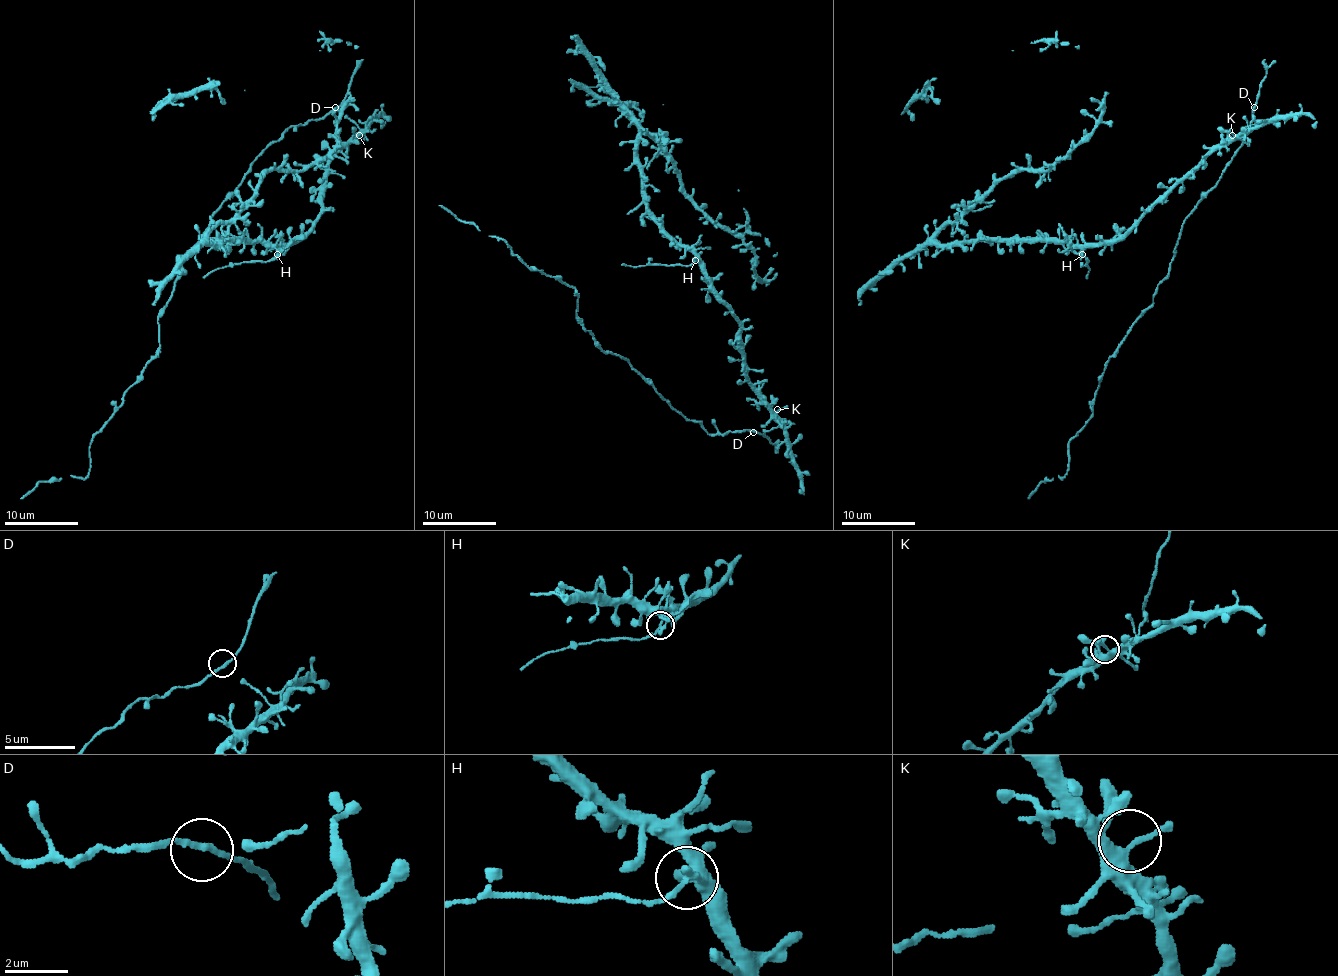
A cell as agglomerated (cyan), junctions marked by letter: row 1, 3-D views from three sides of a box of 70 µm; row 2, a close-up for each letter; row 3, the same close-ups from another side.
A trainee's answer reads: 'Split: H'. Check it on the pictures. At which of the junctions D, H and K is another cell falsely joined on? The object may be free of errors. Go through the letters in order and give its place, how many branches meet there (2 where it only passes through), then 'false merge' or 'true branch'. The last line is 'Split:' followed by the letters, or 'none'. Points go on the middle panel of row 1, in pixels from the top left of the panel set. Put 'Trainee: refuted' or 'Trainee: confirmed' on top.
Trainee: confirmed
D: place (753, 432); branches 2; true branch
H: place (695, 260); branches 2; false merge
K: place (777, 409); branches 2; true branch
Split: H

